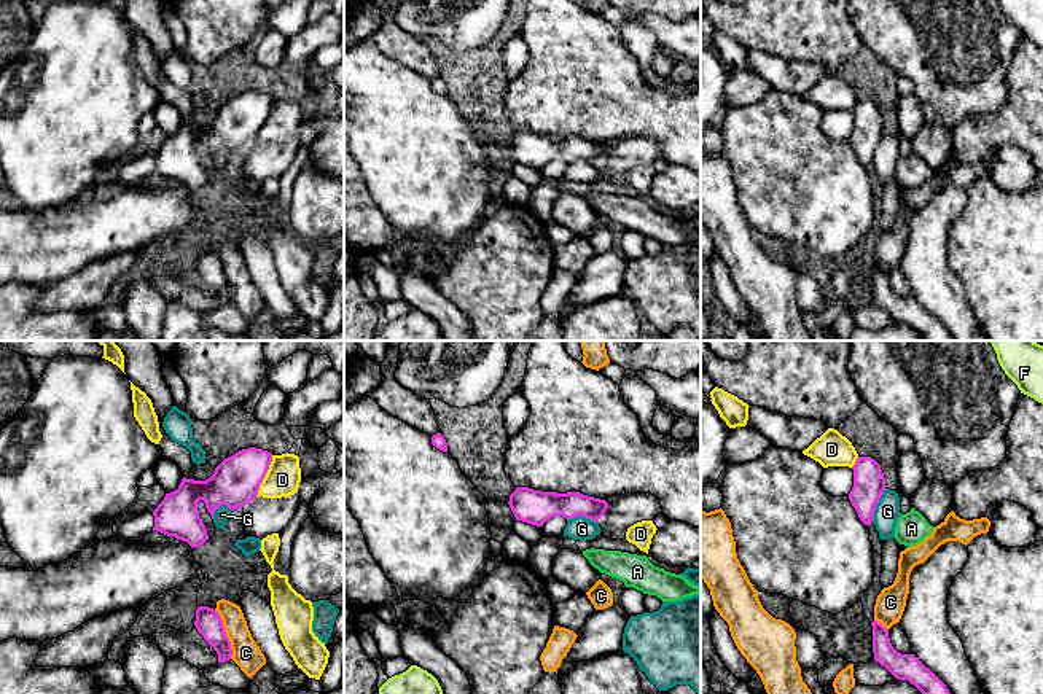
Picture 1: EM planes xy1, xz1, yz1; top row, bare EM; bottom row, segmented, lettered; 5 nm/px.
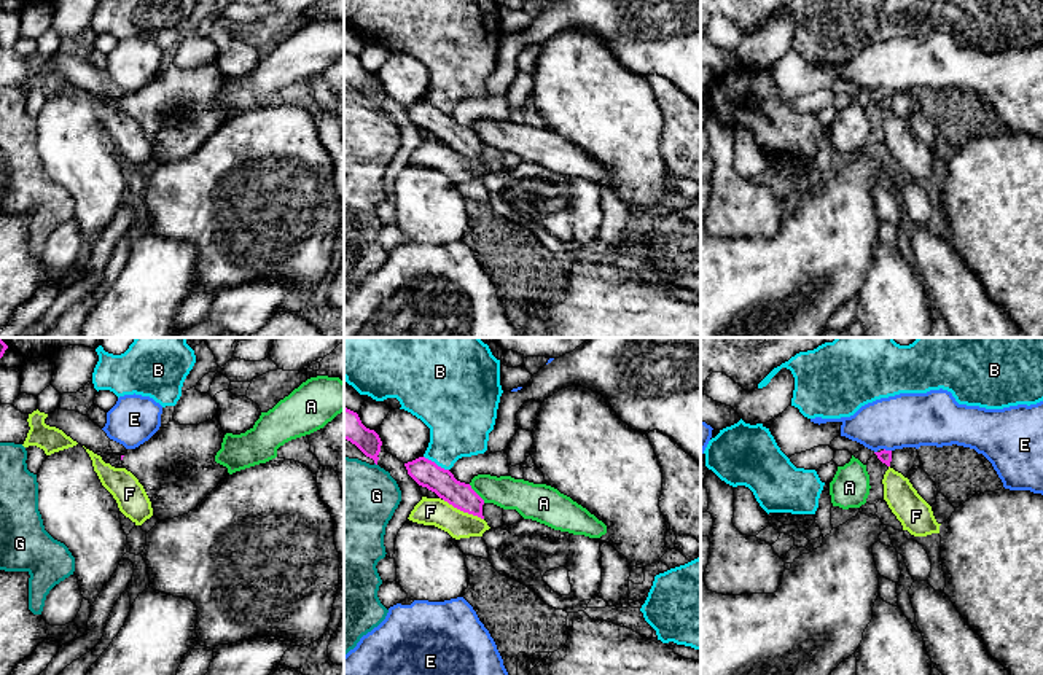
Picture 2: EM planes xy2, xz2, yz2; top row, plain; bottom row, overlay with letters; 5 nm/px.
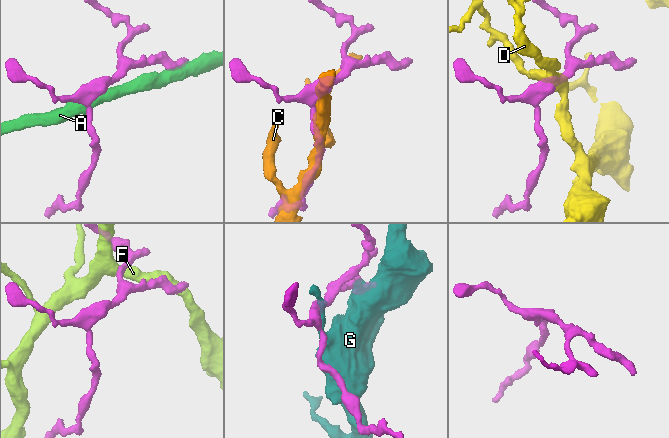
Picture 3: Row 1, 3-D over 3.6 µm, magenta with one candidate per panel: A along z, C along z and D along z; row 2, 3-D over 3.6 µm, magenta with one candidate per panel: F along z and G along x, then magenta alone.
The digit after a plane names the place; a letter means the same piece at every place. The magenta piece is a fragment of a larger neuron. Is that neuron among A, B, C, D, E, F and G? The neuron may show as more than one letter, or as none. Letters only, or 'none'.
none

